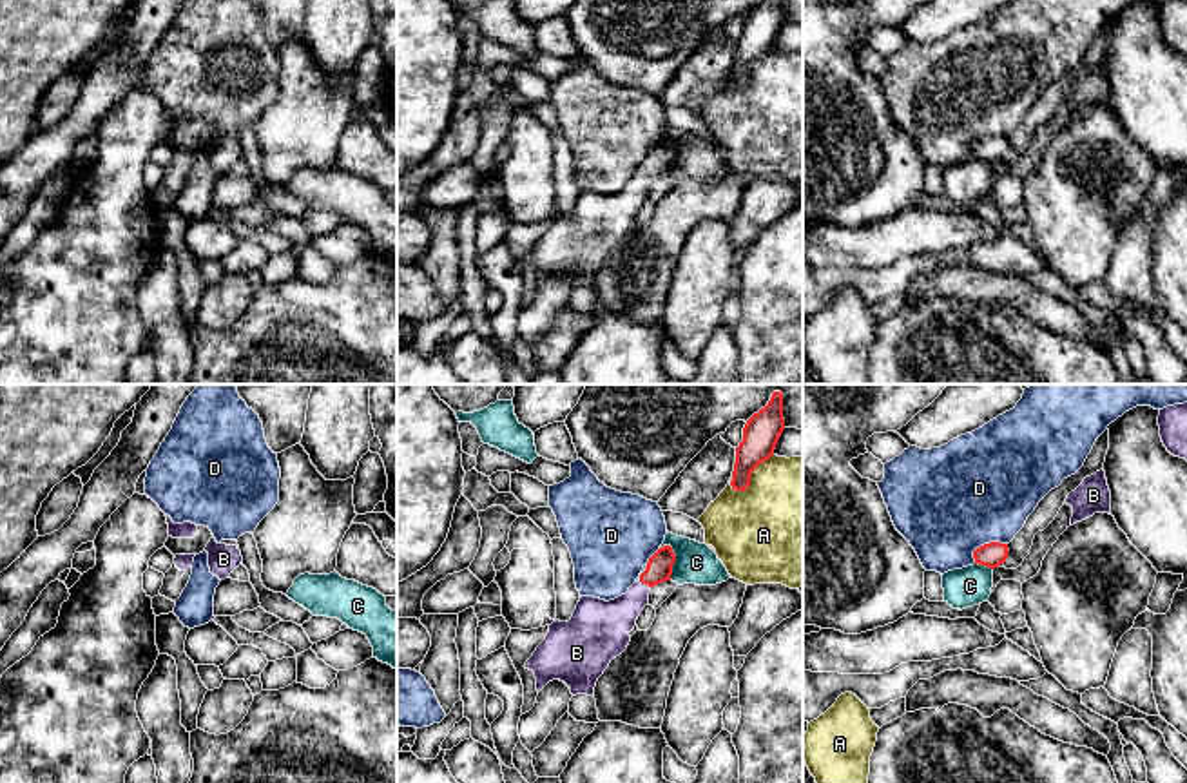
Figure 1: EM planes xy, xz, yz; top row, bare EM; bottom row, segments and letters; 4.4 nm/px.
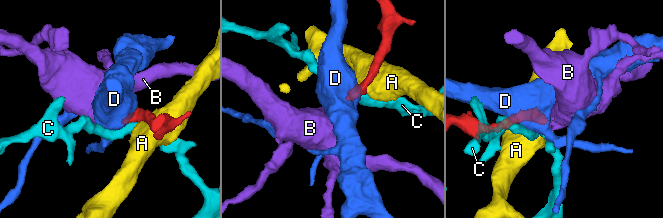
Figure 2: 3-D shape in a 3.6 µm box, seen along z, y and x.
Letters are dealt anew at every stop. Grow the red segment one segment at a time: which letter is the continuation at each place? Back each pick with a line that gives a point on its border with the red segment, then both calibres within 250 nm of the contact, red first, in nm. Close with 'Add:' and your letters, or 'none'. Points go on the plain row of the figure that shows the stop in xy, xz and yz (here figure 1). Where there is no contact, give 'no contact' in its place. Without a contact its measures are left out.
B: xz (644, 176) | 120/200 nm
Add: B

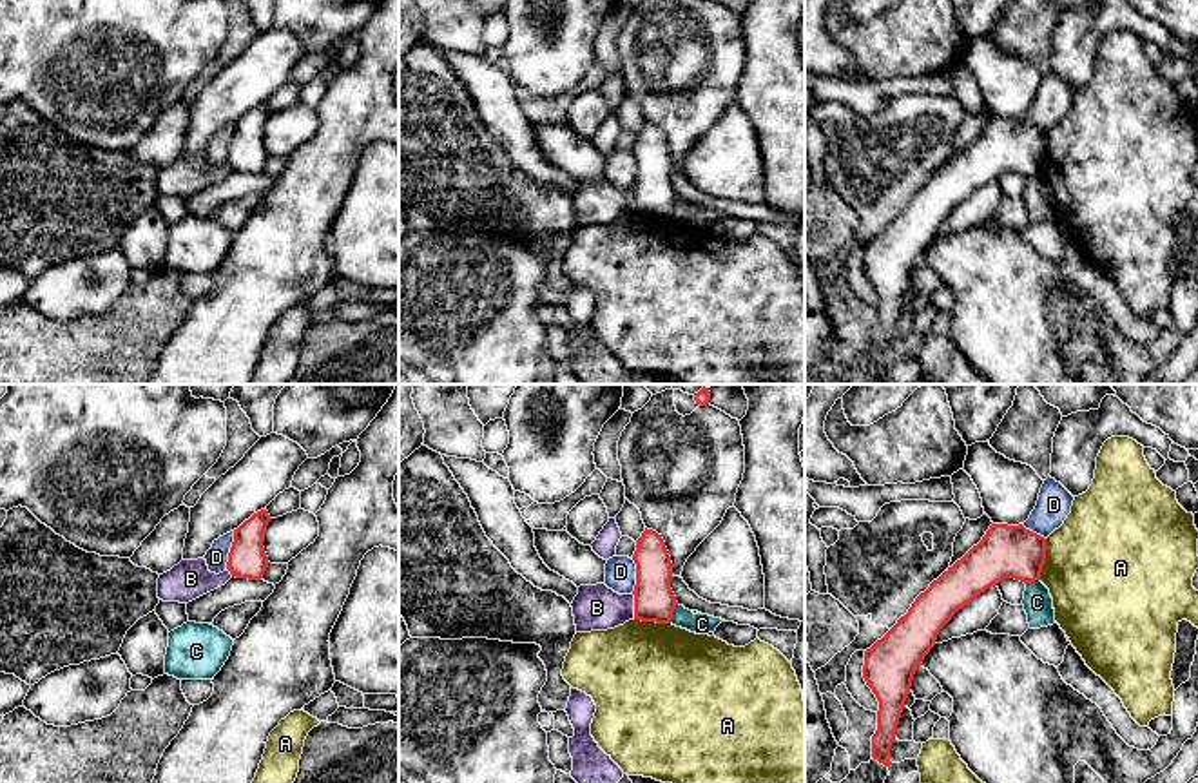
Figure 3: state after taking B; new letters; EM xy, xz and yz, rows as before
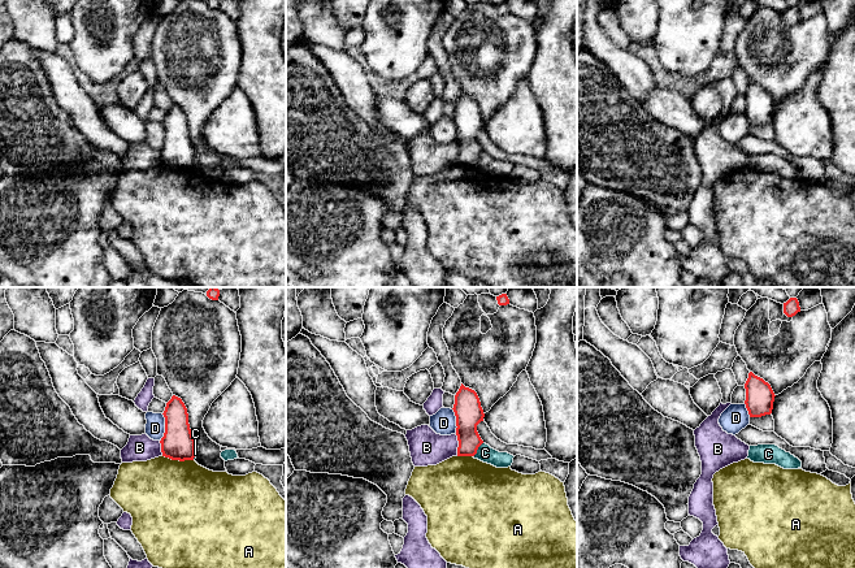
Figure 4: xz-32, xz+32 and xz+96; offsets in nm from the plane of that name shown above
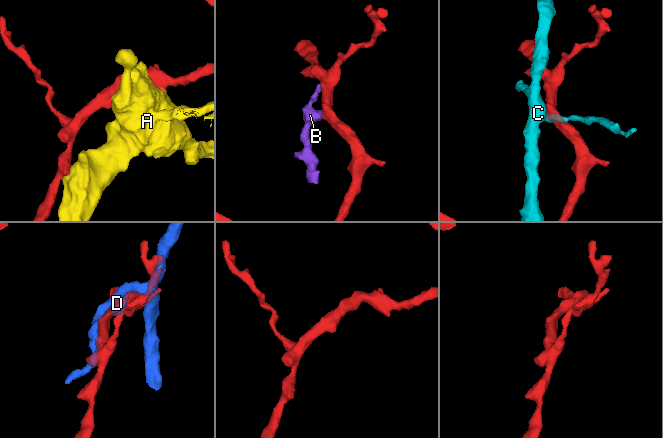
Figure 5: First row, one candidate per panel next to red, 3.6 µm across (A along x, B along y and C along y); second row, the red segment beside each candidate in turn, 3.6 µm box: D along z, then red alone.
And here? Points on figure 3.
Add: none

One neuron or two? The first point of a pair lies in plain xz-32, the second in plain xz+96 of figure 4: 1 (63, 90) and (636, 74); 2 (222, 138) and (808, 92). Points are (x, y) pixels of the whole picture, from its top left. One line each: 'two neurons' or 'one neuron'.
1: one neuron
2: one neuron

